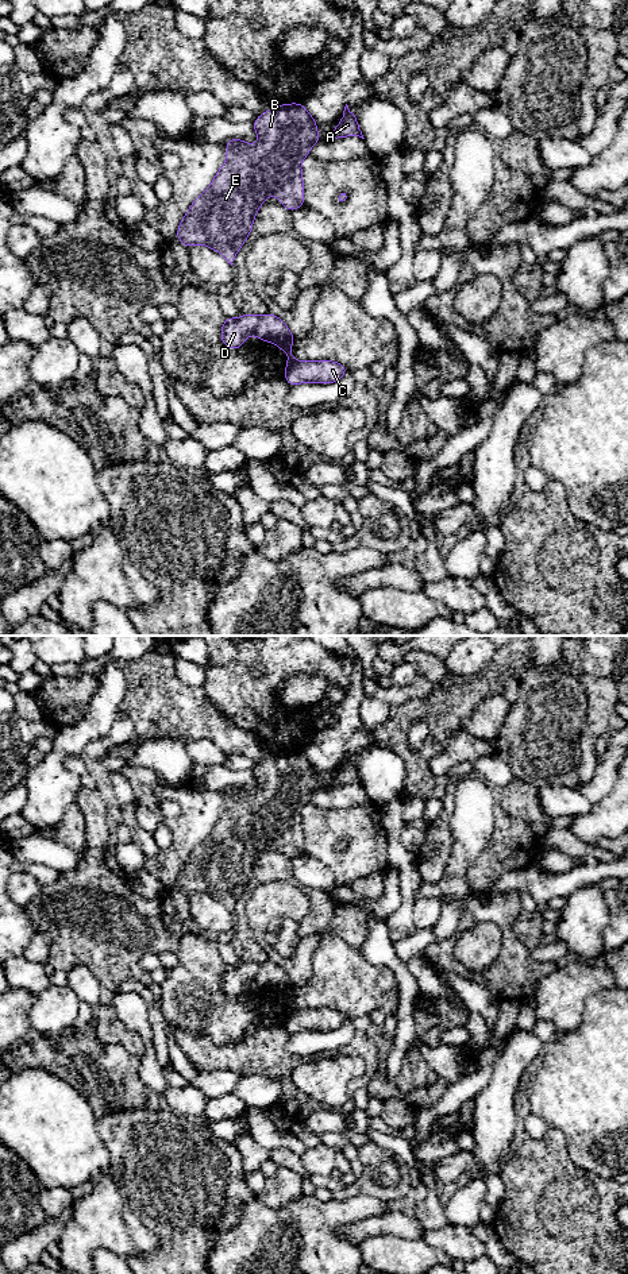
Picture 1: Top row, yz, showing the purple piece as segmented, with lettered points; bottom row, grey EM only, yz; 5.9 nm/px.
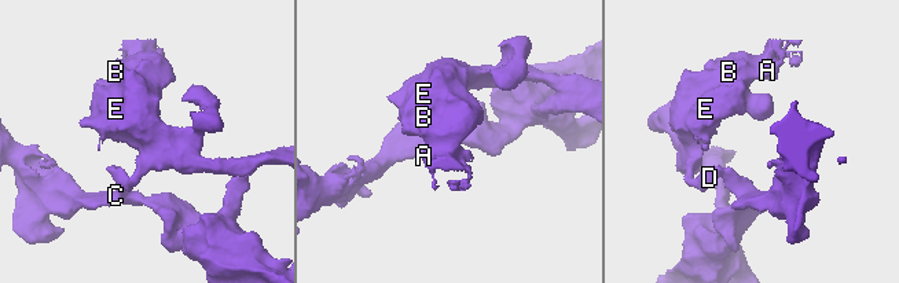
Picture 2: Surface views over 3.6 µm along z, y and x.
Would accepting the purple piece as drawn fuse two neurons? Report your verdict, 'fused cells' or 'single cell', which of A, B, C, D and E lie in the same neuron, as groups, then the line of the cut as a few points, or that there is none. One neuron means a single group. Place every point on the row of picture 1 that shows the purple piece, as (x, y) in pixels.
fused cells | A B D E / C | yz (259, 317), (254, 332)

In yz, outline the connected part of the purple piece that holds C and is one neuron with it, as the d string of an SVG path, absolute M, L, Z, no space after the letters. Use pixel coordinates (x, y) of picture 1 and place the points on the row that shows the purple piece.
M273 313L259 317L255 335L261 341L278 345L288 356L285 379L290 387L298 383L335 383L347 372L347 367L332 360L298 362L292 354L294 336L286 324Z

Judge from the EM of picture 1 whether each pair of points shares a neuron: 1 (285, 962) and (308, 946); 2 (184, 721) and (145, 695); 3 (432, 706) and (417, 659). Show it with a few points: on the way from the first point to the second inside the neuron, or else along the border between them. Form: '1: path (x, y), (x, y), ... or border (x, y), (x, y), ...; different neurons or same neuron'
1: path (291, 962), (303, 952); same neuron
2: path (174, 711), (162, 706), (154, 698); same neuron
3: border (450, 674), (435, 684); different neurons

